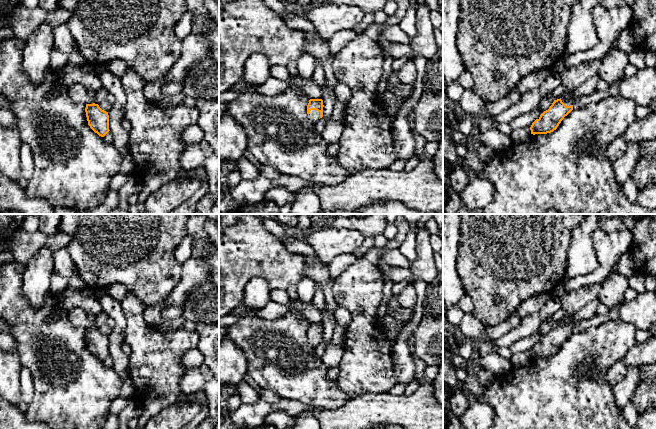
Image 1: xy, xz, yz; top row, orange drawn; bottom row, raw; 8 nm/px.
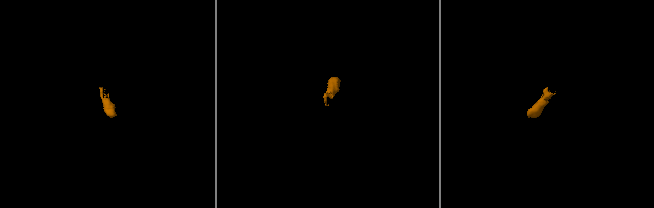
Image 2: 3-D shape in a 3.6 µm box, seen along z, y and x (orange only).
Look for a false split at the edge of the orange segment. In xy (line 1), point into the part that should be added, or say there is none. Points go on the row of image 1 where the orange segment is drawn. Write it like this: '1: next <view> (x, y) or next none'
1: next none

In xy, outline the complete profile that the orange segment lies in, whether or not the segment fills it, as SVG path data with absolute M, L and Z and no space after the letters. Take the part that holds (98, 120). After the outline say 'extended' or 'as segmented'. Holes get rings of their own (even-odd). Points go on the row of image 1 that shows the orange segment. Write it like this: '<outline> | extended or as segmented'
M95 103L86 104L85 112L90 128L99 136L104 137L110 131L108 112Z | as segmented

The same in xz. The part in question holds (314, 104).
M310 99L307 105L307 114L311 123L316 123L323 117L323 100L322 99Z | extended

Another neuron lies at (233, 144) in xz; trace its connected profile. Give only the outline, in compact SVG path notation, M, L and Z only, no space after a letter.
M230 115L219 118L219 162L233 162L245 155L248 141L242 126Z

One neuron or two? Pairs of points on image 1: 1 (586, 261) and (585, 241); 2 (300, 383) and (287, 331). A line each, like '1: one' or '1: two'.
1: one
2: one

